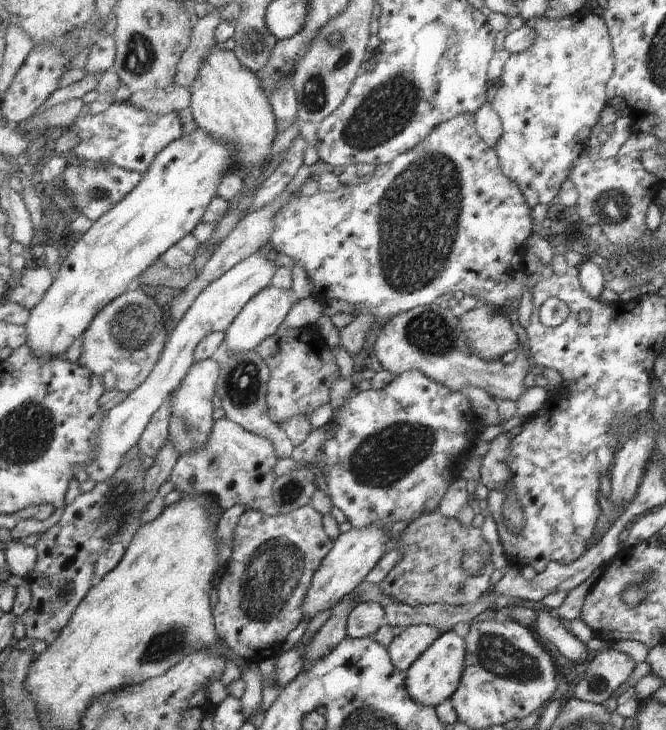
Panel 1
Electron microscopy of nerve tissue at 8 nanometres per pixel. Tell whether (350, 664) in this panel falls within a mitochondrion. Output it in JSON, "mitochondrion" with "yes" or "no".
{"mitochondrion":"no"}

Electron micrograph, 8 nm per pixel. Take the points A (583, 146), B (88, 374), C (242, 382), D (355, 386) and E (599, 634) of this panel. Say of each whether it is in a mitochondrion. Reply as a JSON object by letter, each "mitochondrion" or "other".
{"A":"other","B":"other","C":"mitochondrion","D":"other","E":"other"}

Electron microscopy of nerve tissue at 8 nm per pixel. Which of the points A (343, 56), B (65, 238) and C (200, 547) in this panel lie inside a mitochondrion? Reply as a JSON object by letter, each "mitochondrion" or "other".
{"A":"mitochondrion","B":"other","C":"other"}

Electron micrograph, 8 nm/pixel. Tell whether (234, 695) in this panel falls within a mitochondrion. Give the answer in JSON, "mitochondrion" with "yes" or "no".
{"mitochondrion":"no"}

